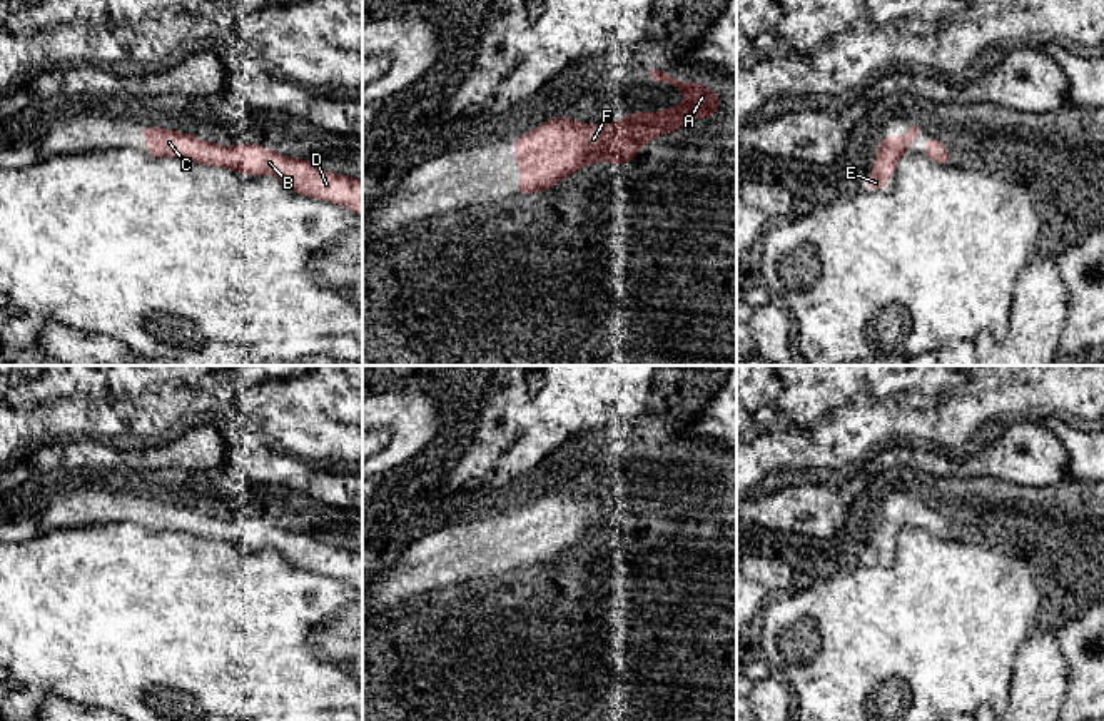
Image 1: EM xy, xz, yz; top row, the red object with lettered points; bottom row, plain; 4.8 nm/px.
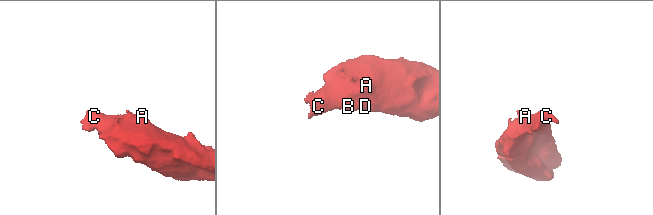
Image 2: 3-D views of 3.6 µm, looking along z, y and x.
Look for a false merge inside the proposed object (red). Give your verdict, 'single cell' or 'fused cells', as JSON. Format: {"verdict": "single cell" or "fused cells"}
{"verdict": "single cell"}

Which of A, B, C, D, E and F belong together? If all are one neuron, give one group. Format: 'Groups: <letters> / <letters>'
Groups: A B C D E F

